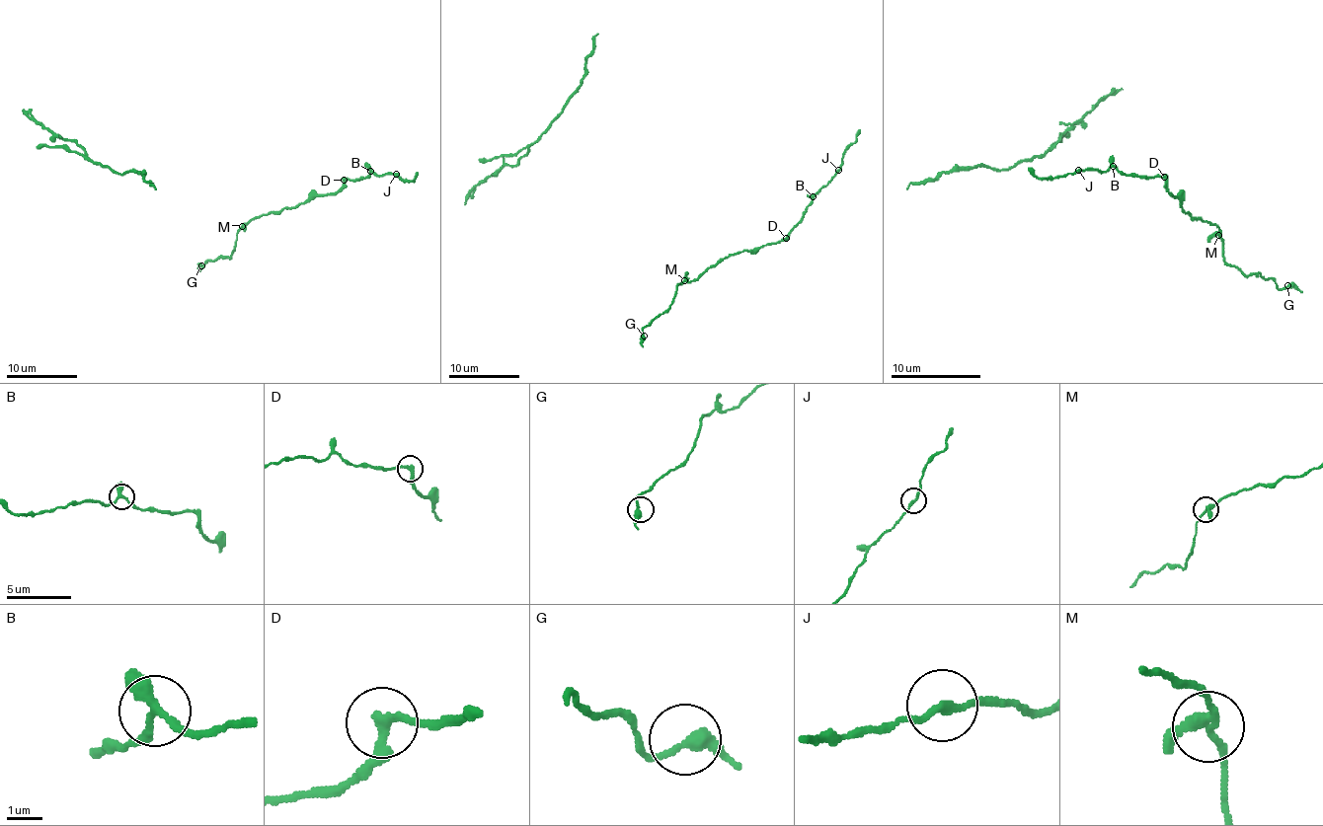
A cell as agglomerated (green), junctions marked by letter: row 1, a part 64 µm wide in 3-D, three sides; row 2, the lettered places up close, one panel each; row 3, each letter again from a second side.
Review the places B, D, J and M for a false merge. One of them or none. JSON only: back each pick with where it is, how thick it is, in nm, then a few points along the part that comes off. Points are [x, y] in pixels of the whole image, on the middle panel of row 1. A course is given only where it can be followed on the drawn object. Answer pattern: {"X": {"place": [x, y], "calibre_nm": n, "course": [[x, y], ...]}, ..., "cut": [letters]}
{"cut": []}

